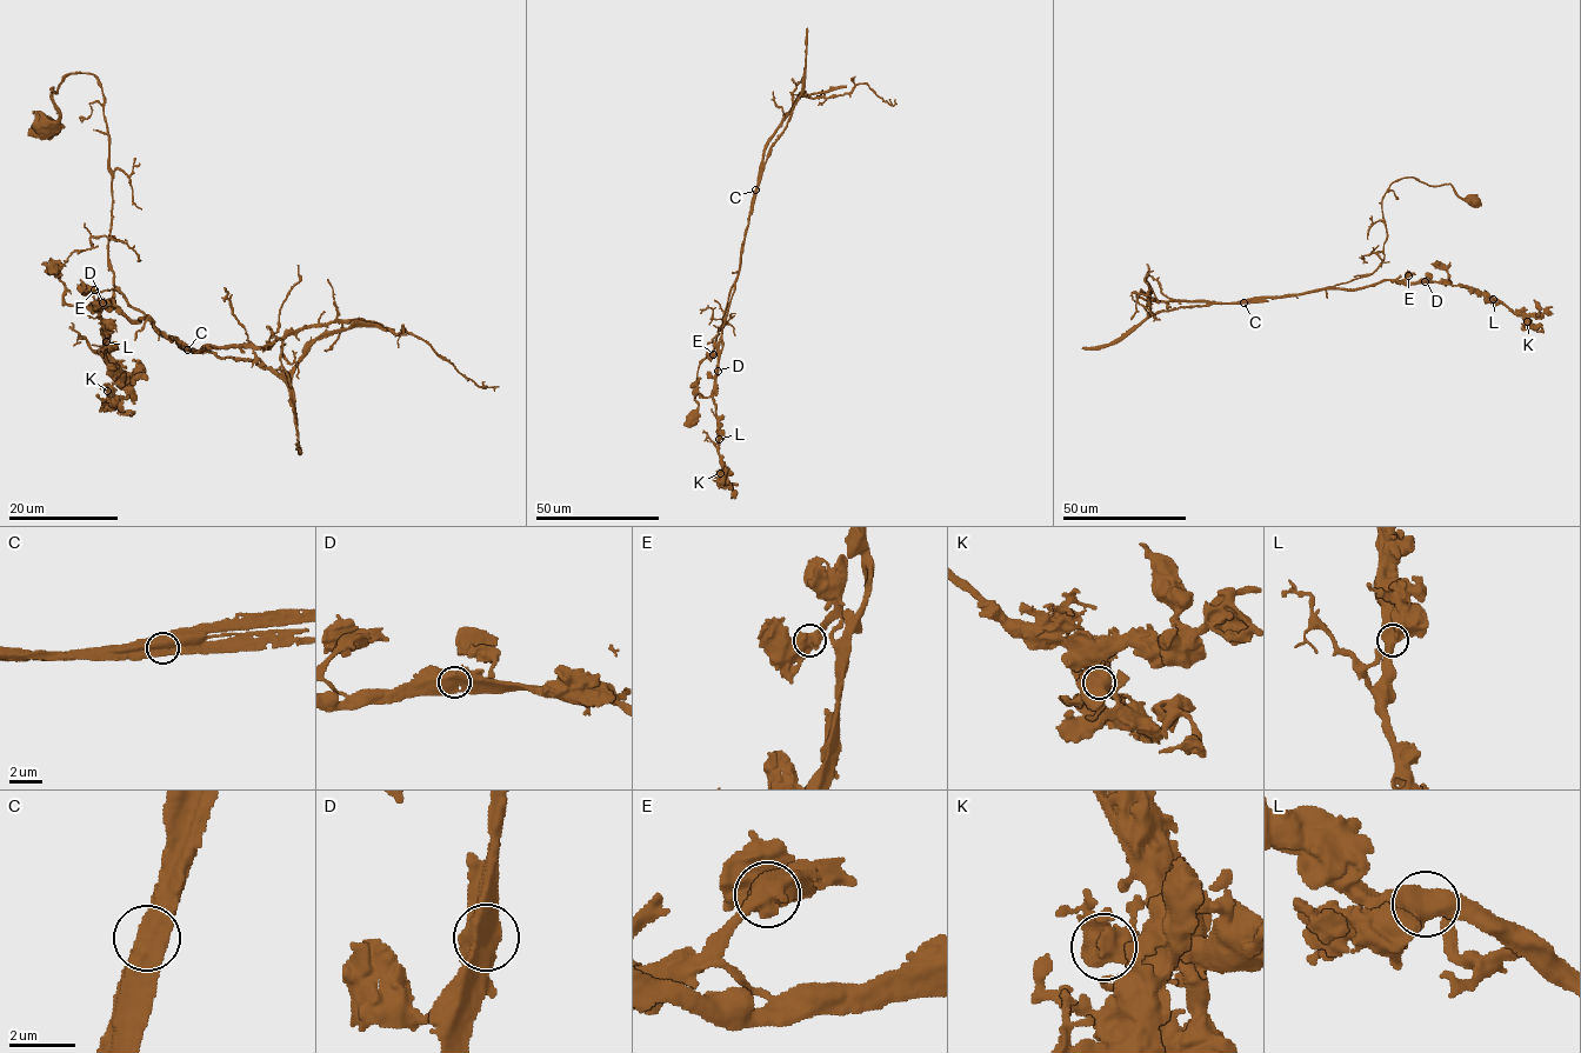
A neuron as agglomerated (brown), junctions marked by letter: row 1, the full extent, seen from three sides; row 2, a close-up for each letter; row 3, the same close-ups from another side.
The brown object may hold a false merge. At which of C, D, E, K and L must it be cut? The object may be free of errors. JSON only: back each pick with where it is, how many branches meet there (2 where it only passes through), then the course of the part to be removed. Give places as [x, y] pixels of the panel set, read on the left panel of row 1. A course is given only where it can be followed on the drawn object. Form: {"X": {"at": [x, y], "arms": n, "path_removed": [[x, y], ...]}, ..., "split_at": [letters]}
{"C": {"at": [187, 350], "arms": 2, "path_removed": [[187, 348], [253, 360], [278, 374], [288, 388], [301, 452]]}, "split_at": ["C"]}

